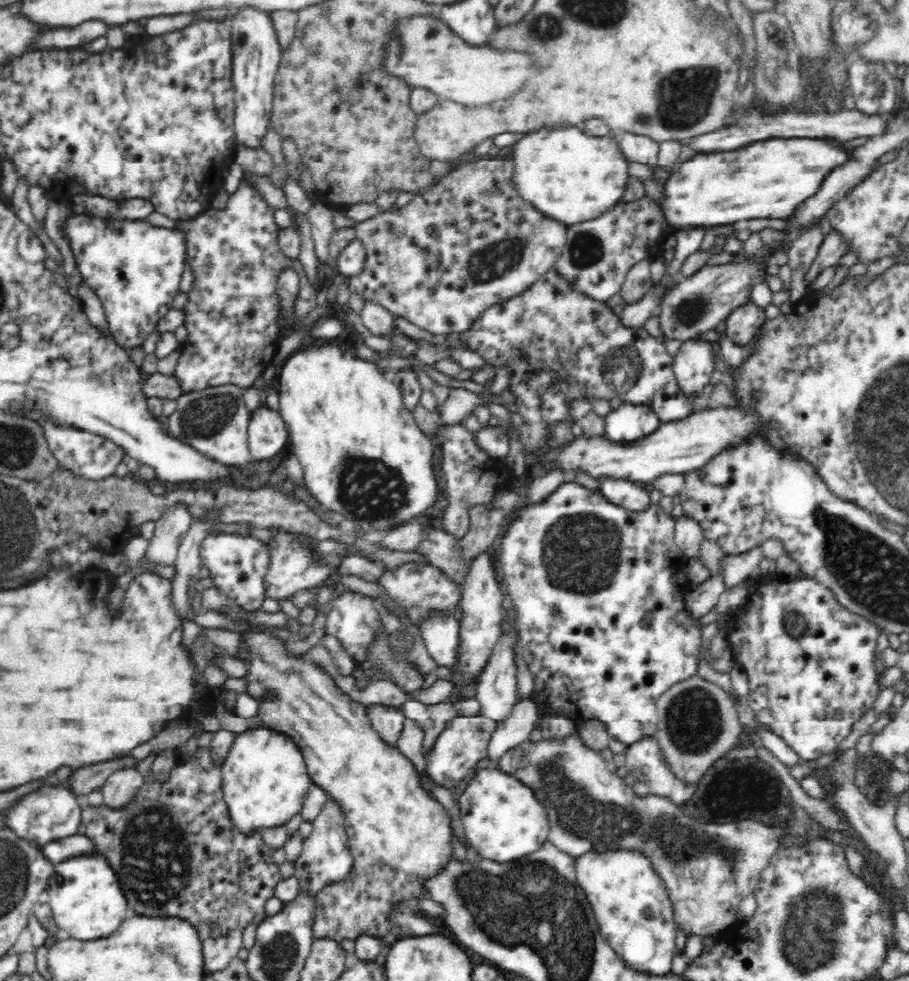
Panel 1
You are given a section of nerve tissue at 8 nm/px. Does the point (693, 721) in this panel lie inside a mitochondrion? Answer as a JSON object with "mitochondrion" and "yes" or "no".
{"mitochondrion":"yes"}

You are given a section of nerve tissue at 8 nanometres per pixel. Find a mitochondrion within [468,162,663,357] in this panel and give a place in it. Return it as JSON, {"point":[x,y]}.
{"point":[587,250]}

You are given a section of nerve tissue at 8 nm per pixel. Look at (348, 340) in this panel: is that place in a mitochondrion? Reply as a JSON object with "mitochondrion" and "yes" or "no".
{"mitochondrion":"no"}

